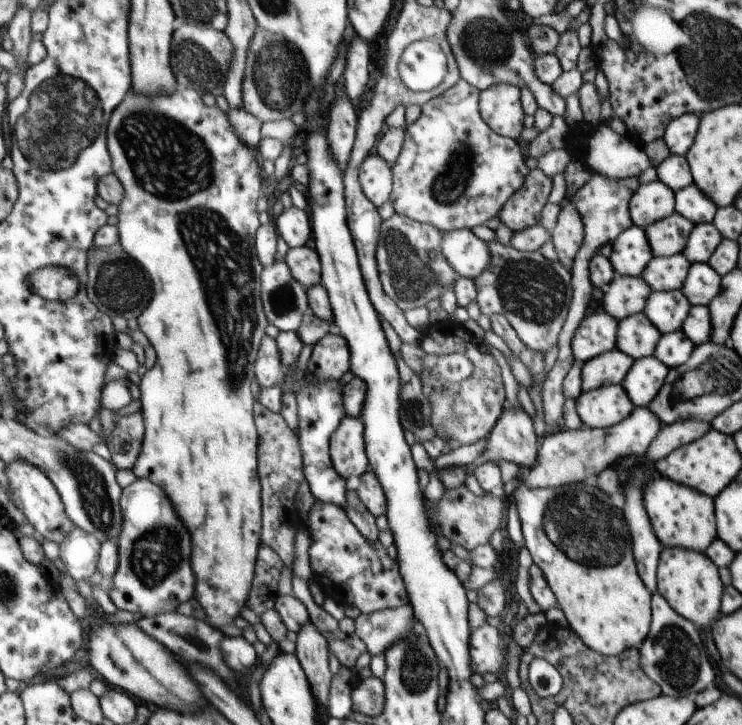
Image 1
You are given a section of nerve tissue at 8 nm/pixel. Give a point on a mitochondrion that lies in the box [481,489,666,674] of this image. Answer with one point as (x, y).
(507, 558)

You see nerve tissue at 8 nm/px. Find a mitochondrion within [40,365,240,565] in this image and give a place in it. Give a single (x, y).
(93, 493)

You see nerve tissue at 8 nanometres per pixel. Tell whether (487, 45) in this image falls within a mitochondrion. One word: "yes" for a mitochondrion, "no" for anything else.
yes

